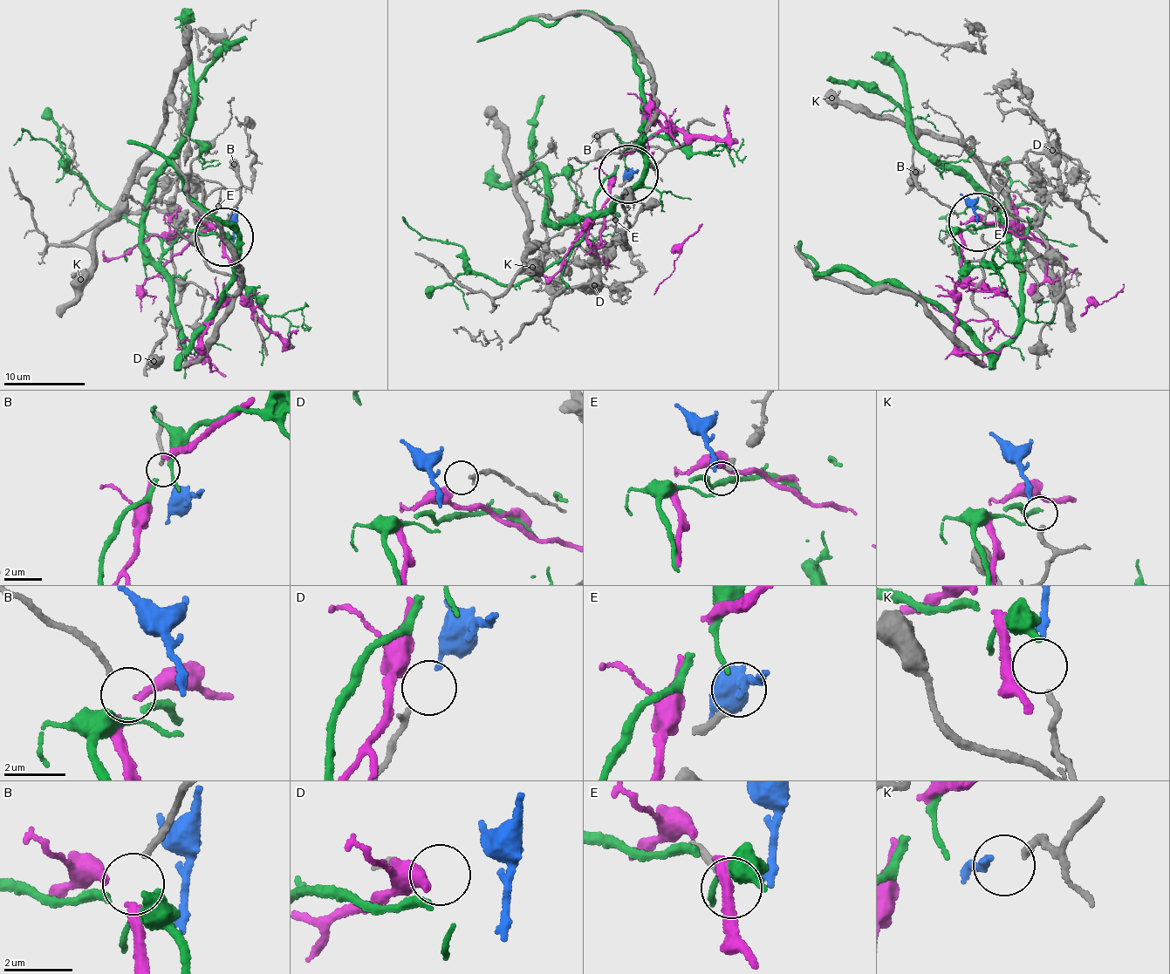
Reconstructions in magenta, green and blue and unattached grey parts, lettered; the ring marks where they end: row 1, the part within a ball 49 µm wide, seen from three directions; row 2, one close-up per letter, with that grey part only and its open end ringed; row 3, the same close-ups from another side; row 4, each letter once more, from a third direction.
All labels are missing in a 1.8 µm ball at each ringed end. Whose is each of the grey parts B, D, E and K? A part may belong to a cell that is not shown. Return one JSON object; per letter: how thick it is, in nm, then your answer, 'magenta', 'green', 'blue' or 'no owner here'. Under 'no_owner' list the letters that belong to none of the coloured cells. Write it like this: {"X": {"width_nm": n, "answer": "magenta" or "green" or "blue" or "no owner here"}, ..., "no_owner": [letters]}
{"B": {"width_nm": 170, "answer": "magenta"}, "D": {"width_nm": 190, "answer": "no owner here"}, "E": {"width_nm": 240, "answer": "no owner here"}, "K": {"width_nm": 220, "answer": "blue"}, "no_owner": ["D", "E"]}

